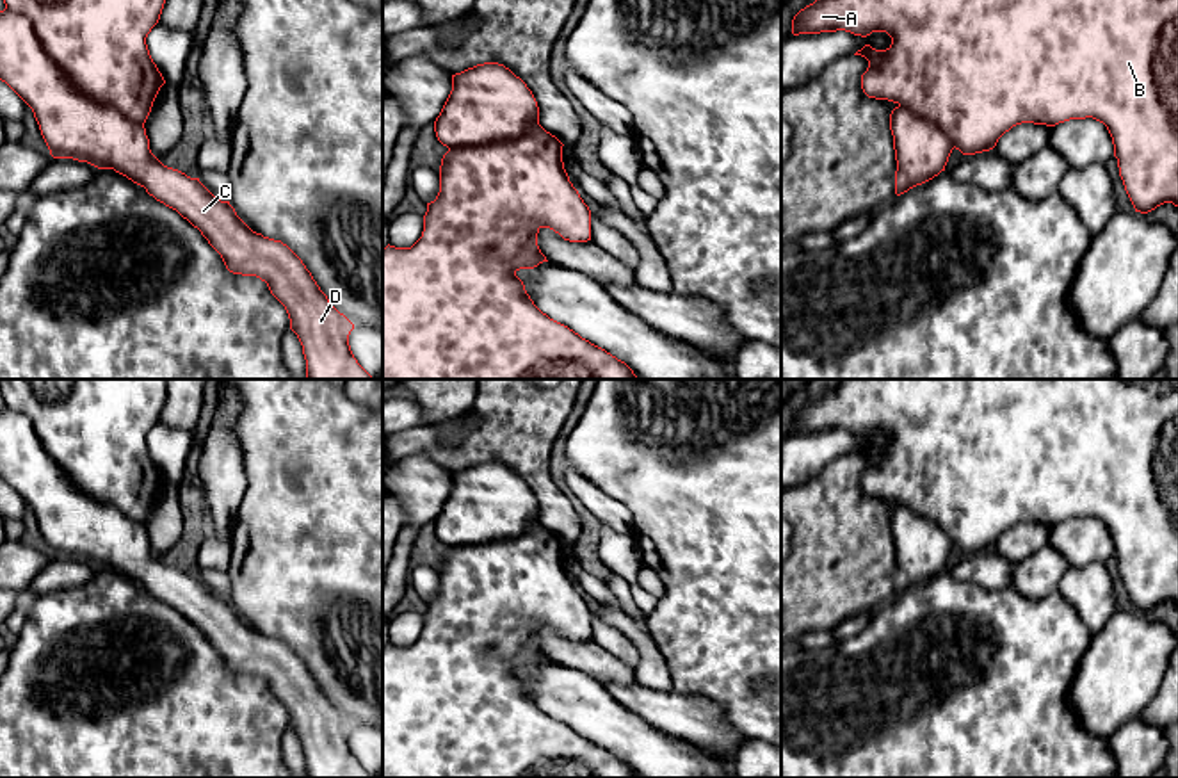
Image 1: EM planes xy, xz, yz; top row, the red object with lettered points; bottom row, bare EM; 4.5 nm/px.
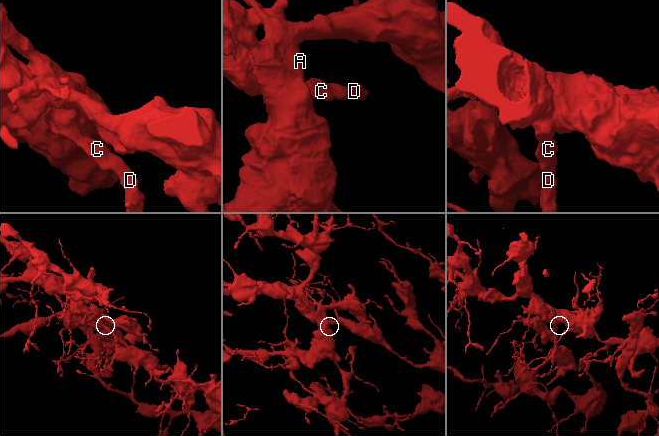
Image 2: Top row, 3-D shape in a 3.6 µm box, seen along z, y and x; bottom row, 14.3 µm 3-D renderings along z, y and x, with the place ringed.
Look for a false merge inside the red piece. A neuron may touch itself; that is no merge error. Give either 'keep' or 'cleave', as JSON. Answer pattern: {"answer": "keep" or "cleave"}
{"answer": "cleave"}

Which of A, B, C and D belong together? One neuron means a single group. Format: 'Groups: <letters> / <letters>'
Groups: A B / C D

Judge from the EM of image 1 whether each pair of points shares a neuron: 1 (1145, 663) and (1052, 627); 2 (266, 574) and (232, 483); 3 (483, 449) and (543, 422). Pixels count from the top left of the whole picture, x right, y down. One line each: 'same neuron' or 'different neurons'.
1: different neurons
2: different neurons
3: same neuron

